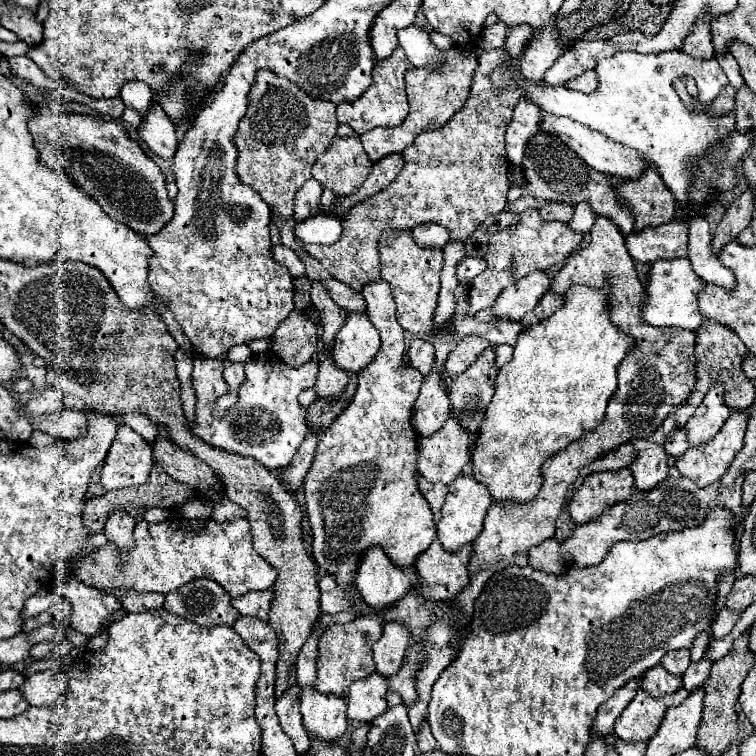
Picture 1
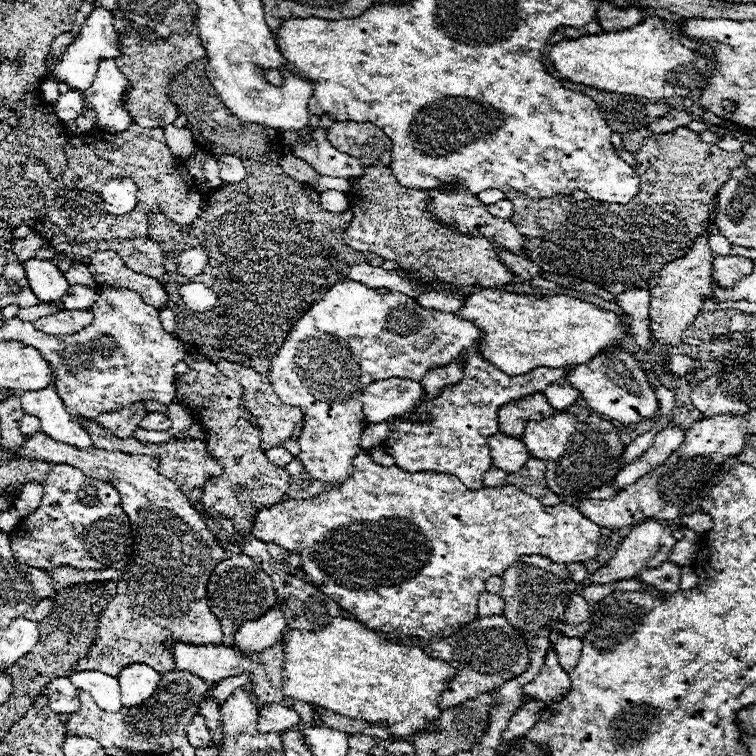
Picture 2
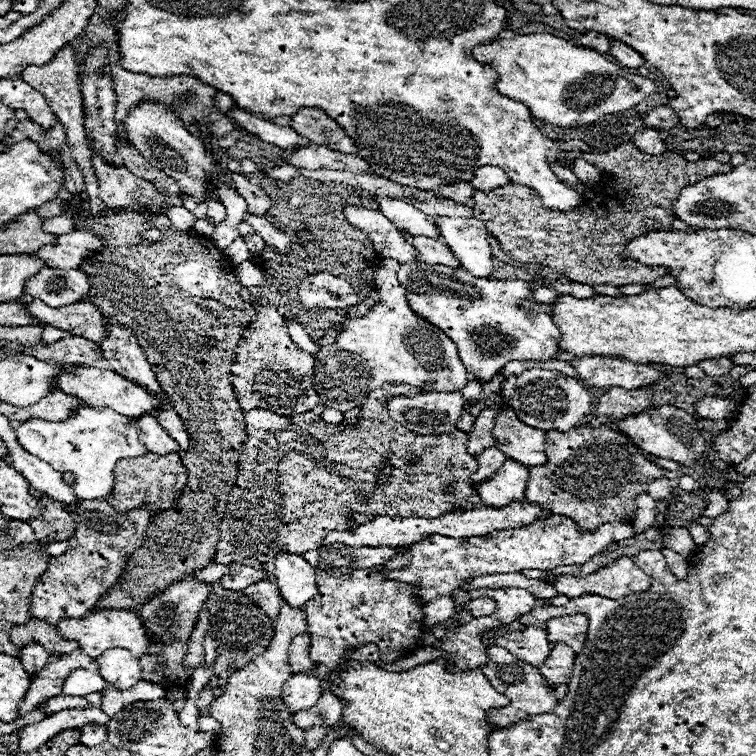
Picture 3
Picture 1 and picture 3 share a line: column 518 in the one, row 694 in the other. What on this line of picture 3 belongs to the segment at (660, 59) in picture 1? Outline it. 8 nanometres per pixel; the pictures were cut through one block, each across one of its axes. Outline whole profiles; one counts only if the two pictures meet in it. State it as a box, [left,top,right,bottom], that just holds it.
[64,670,108,696]

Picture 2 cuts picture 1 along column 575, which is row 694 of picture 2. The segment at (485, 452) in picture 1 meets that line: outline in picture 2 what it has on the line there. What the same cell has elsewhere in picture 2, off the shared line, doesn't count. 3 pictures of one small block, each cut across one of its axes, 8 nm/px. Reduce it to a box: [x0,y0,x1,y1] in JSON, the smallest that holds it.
[284,618,456,740]

